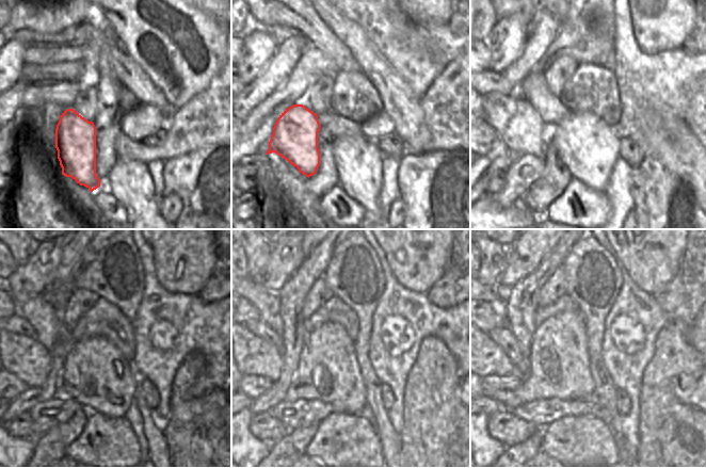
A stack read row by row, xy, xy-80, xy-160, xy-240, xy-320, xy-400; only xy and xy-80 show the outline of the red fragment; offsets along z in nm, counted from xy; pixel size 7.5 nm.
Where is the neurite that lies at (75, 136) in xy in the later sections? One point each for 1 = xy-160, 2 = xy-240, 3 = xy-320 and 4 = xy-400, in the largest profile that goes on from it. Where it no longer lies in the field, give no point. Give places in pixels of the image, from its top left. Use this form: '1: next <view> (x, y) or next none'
1: next xy-160 (518, 126)
2: next xy-240 (26, 357)
3: next xy-320 (254, 356)
4: next xy-400 (492, 360)

